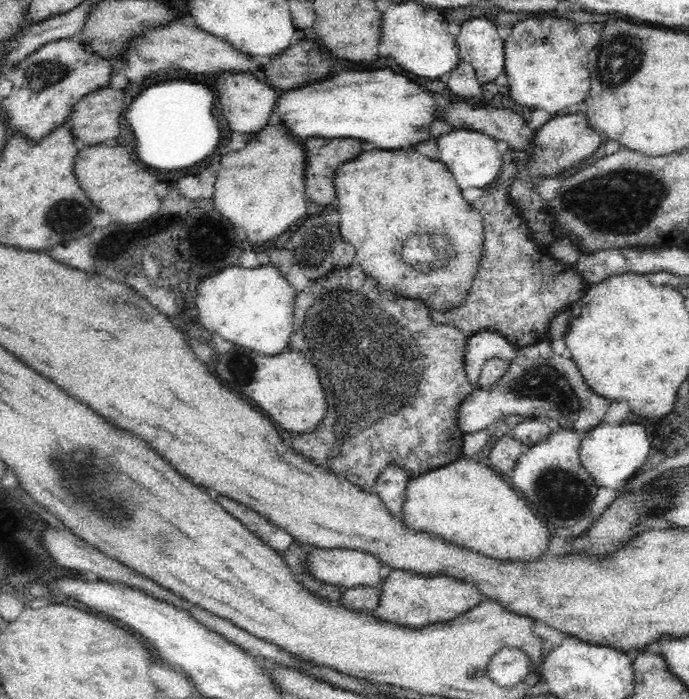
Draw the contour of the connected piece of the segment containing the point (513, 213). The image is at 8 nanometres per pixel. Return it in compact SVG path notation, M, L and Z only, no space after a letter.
M513 181L498 184L495 188L486 188L483 195L471 205L477 210L483 219L485 229L485 242L480 268L474 276L474 282L466 300L458 308L448 312L430 310L430 319L438 324L451 324L460 328L466 336L472 336L480 330L495 330L499 332L515 348L523 345L534 344L535 341L548 339L550 320L558 316L560 310L572 306L576 300L582 298L584 292L590 288L585 285L584 277L572 265L552 259L542 248L535 244L528 232L527 224L523 221L514 203L510 202L510 188Z

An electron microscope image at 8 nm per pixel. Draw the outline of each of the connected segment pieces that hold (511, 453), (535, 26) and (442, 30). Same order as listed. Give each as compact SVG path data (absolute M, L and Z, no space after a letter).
M559 428L554 430L548 436L543 437L538 441L538 444L527 447L518 442L508 432L508 436L502 436L498 440L495 438L496 444L490 451L490 464L499 474L511 474L513 487L520 490L530 504L534 504L536 512L555 528L569 528L573 529L576 524L584 524L589 520L588 516L591 511L592 501L596 498L599 486L596 486L594 479L587 473L587 470L582 466L579 457L579 446L582 440L580 431L572 428Z
M534 16L520 20L505 40L504 50L504 71L514 102L557 115L563 114L568 106L584 102L588 96L588 50L580 42L574 22L556 16Z
M414 1L392 3L382 16L380 56L392 58L408 74L436 80L446 72L452 72L460 62L457 37L448 30L448 21L439 9Z

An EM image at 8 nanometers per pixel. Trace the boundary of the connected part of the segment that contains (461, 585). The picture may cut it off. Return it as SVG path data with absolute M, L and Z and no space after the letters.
M392 570L379 589L378 604L372 615L383 621L410 628L422 628L436 623L448 622L470 608L478 606L484 596L474 585L451 576L424 576L405 570Z

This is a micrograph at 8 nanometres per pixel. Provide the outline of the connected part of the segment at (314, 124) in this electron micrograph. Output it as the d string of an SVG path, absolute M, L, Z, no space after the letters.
M378 68L378 70L368 70L368 72L366 72L366 70L340 70L334 78L326 80L326 78L323 77L322 80L324 80L324 82L320 82L320 84L314 84L314 82L312 82L312 84L299 85L298 88L290 88L280 92L269 122L277 123L279 126L282 126L283 130L286 130L286 134L290 135L290 138L302 142L312 137L322 137L323 139L358 139L366 142L367 145L376 145L376 147L380 147L381 149L403 149L404 147L414 147L418 142L424 142L424 140L427 141L428 138L432 138L432 136L430 136L432 132L430 132L428 126L430 126L434 120L438 120L438 104L436 104L436 100L430 96L430 92L428 92L426 88L422 88L420 84L408 80L406 76L396 74L396 72L392 72L390 68Z

